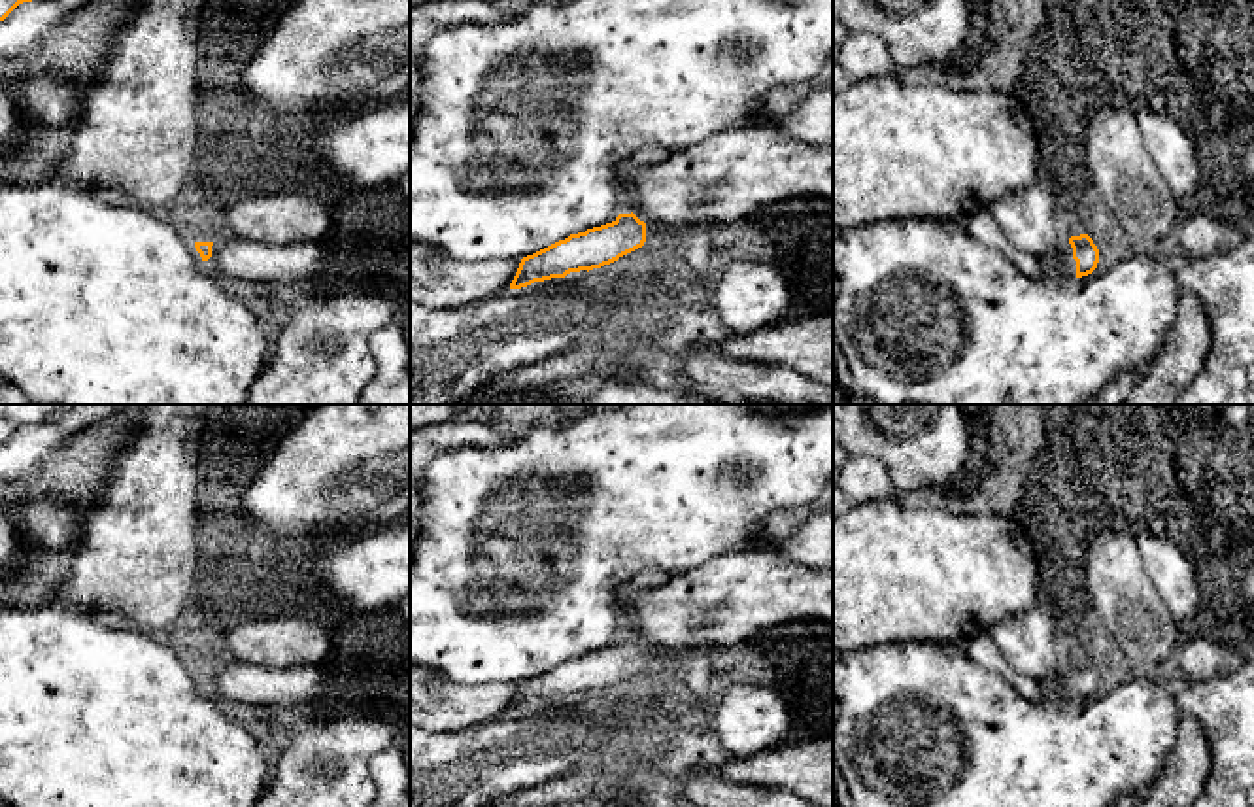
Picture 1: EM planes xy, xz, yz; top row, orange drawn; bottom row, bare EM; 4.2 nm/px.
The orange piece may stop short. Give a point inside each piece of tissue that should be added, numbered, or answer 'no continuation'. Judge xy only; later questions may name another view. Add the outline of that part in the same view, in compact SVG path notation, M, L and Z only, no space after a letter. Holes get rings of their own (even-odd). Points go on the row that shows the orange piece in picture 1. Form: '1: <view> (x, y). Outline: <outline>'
1: xy (291, 269). Outline: M219 232L206 265L221 280L246 280L263 289L300 293L329 268L329 261L325 242L266 246Z

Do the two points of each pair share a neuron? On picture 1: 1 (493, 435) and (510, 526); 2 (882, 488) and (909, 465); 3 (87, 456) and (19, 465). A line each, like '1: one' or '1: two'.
1: two
2: two
3: two

